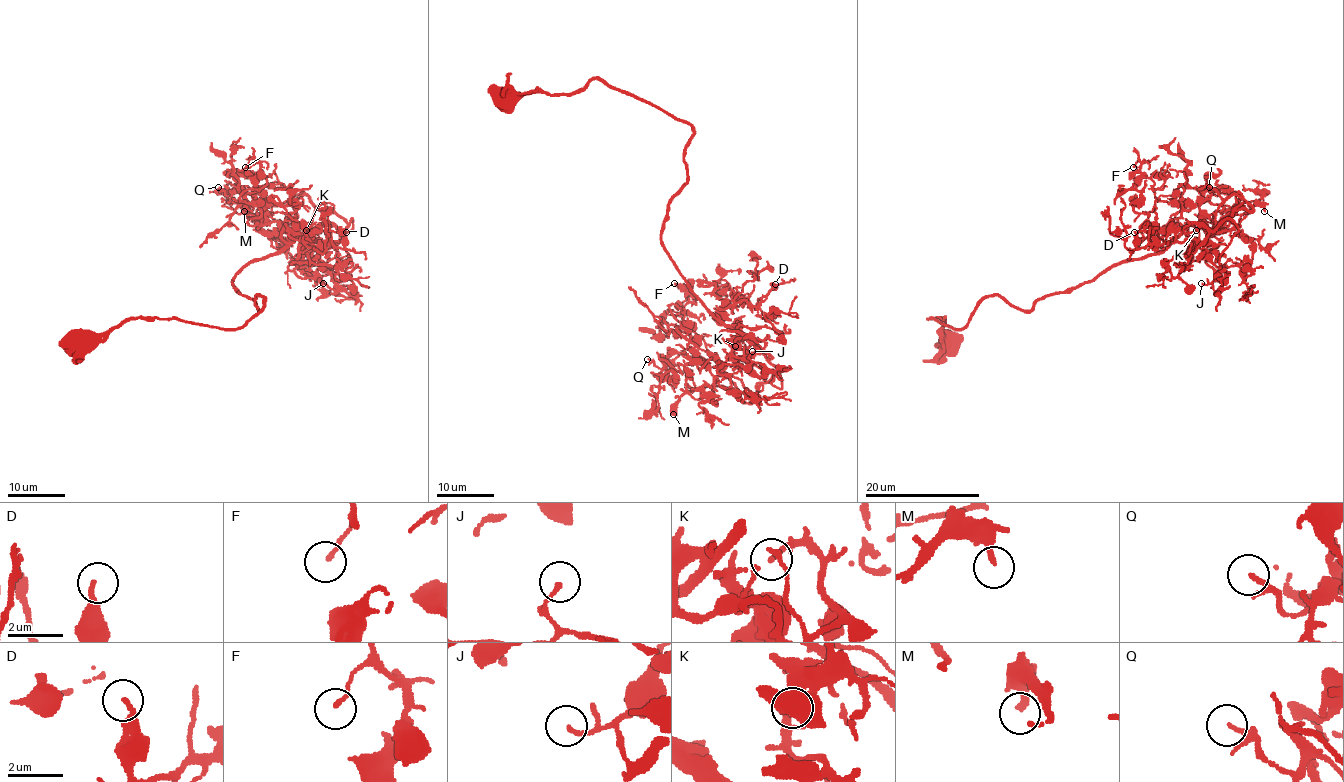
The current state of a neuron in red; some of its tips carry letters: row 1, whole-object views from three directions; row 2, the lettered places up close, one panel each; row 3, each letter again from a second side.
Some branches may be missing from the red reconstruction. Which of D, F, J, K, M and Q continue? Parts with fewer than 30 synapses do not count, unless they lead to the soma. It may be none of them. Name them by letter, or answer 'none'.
K, Q

